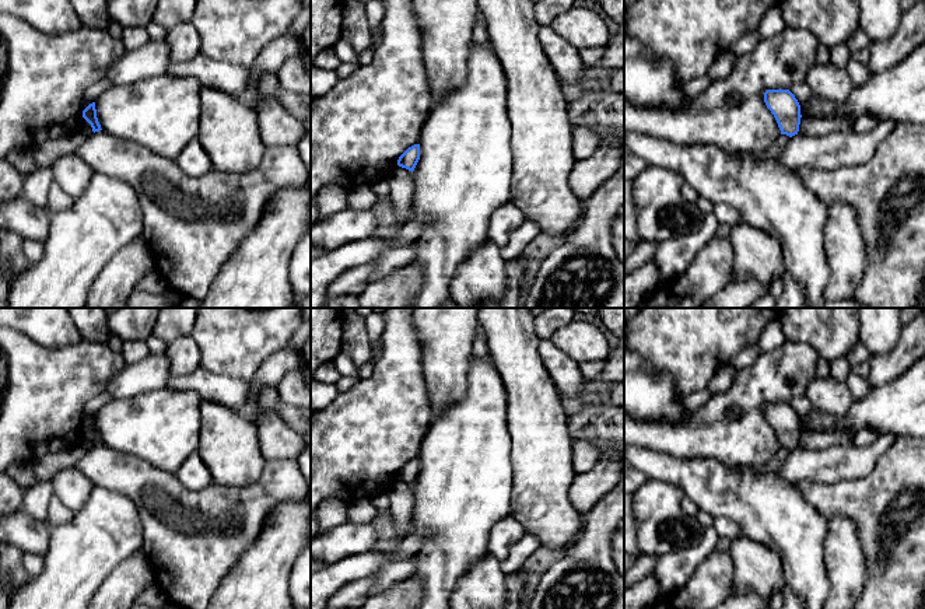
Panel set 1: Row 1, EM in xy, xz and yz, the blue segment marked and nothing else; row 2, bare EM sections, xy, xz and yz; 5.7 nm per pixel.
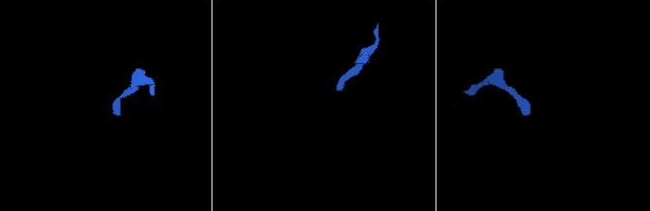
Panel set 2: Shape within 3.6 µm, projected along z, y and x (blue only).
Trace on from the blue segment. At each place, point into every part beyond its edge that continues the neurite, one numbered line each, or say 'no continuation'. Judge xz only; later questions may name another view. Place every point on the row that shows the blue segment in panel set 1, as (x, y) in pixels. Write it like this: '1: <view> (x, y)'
no continuation

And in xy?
no continuation

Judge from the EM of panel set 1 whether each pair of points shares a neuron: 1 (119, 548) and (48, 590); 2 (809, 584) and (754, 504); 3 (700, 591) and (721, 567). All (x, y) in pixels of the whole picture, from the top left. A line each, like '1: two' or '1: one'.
1: one
2: one
3: one

